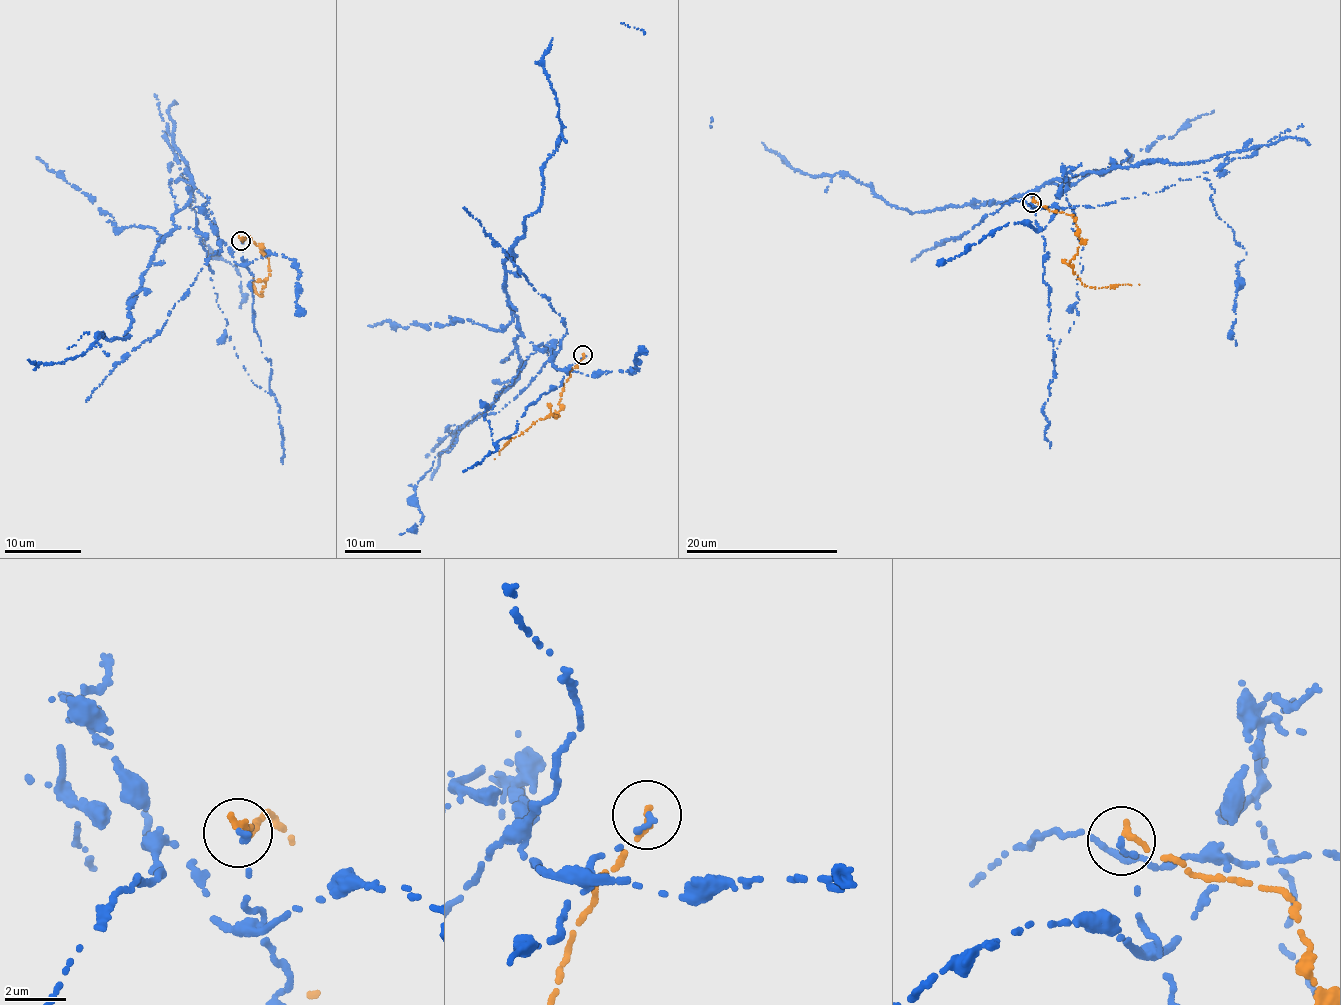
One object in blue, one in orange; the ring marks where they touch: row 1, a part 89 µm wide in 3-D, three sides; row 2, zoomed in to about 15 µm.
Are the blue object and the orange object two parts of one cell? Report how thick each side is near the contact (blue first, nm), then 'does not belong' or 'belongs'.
calibres 200 and 240 nm; does not belong

